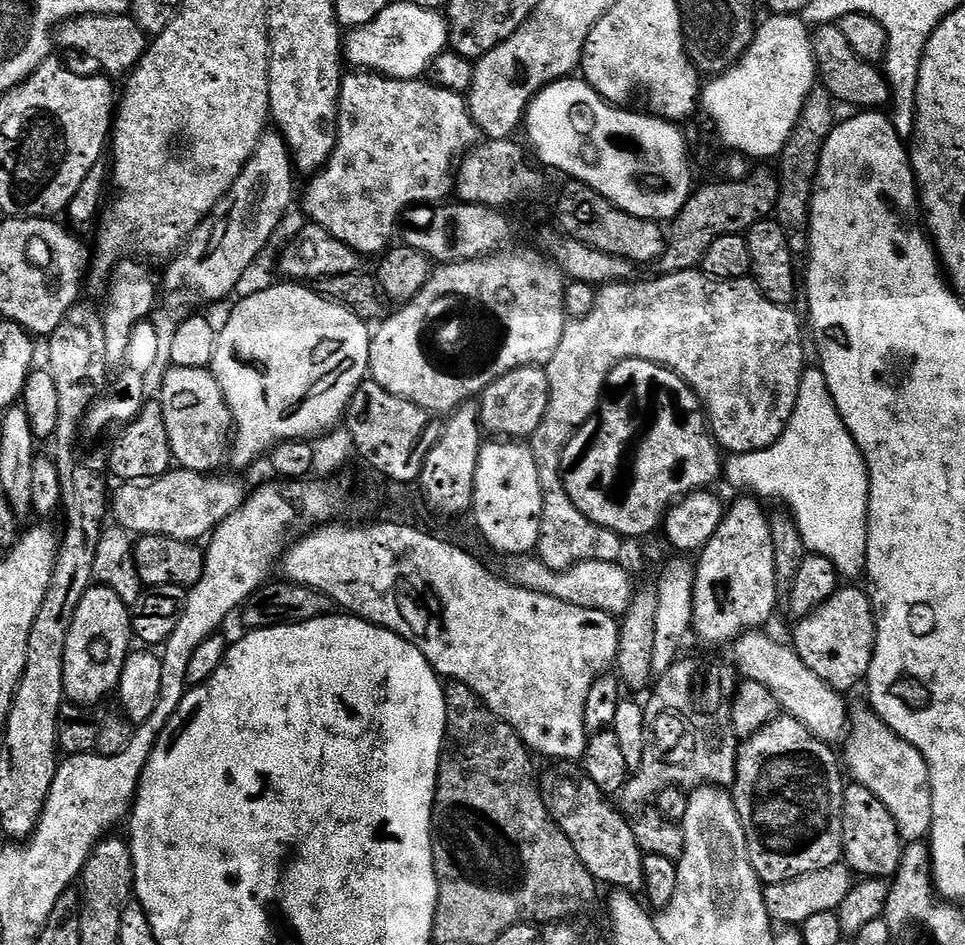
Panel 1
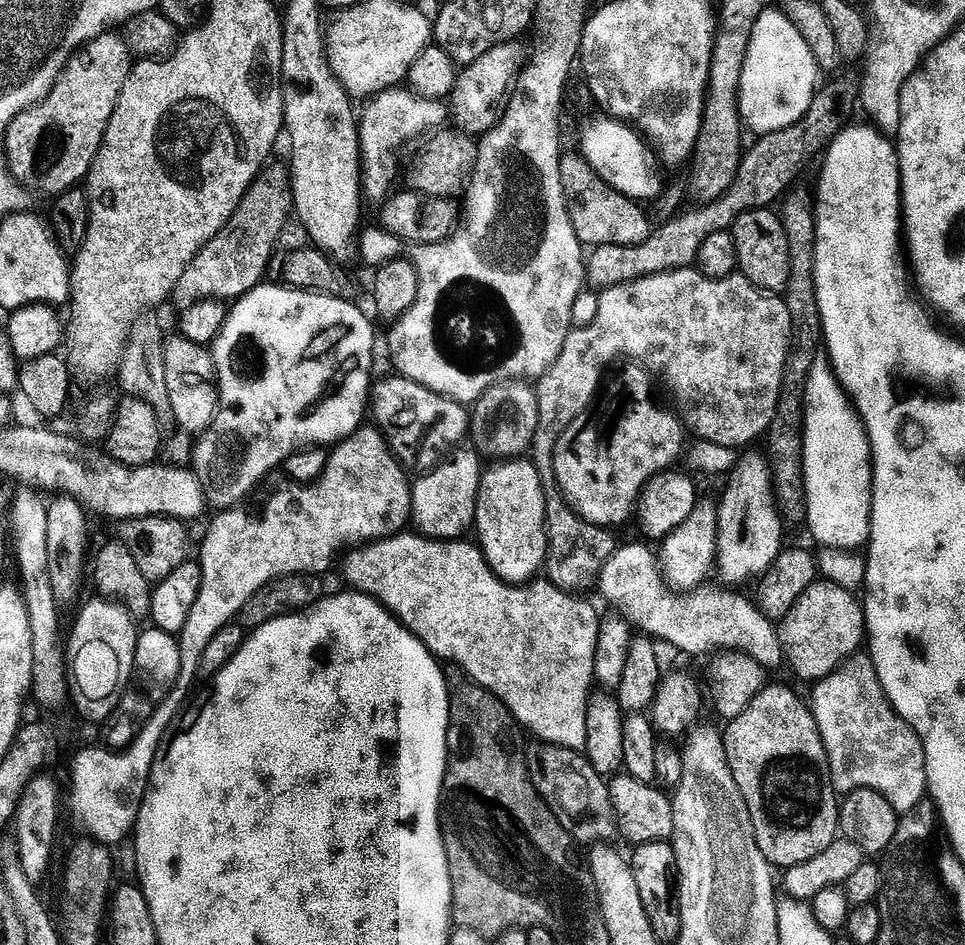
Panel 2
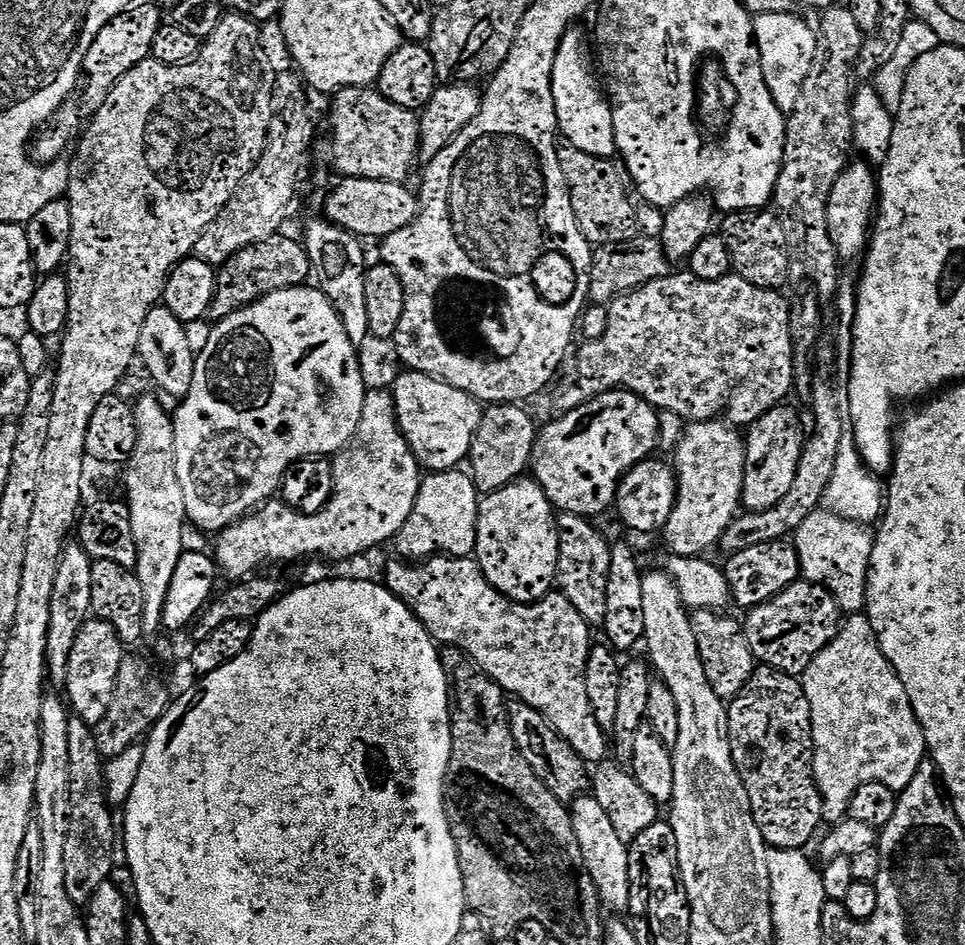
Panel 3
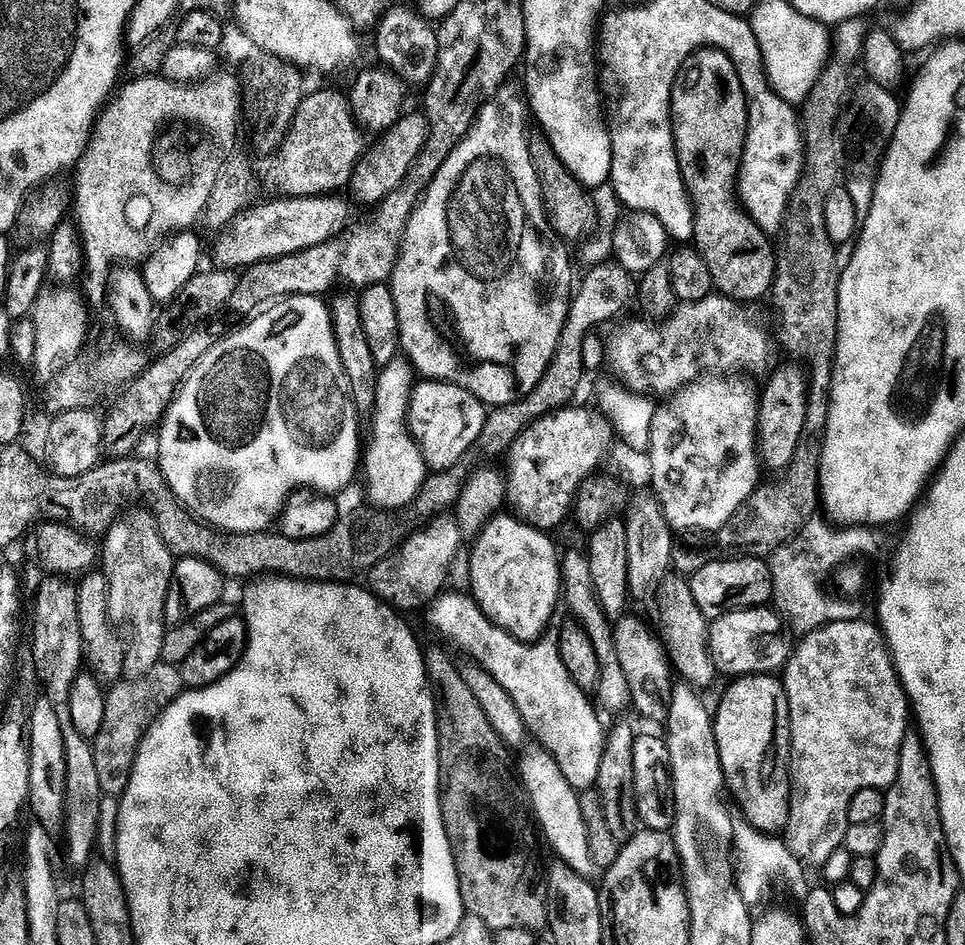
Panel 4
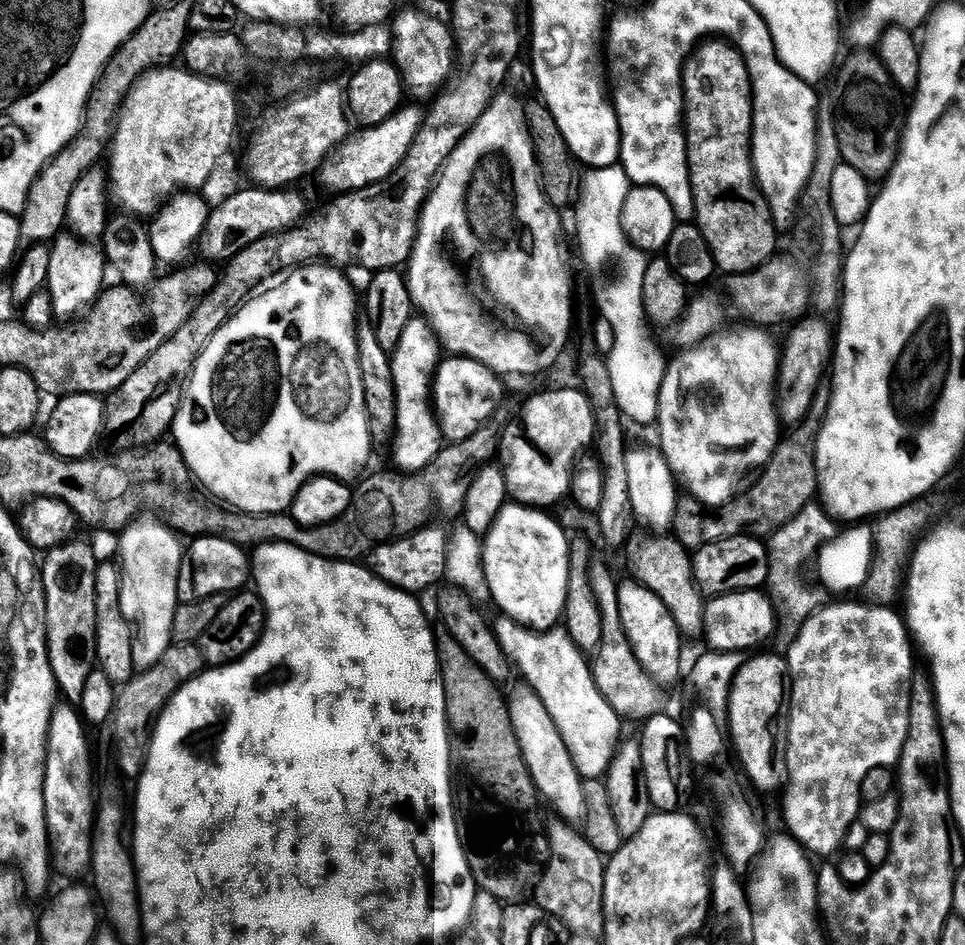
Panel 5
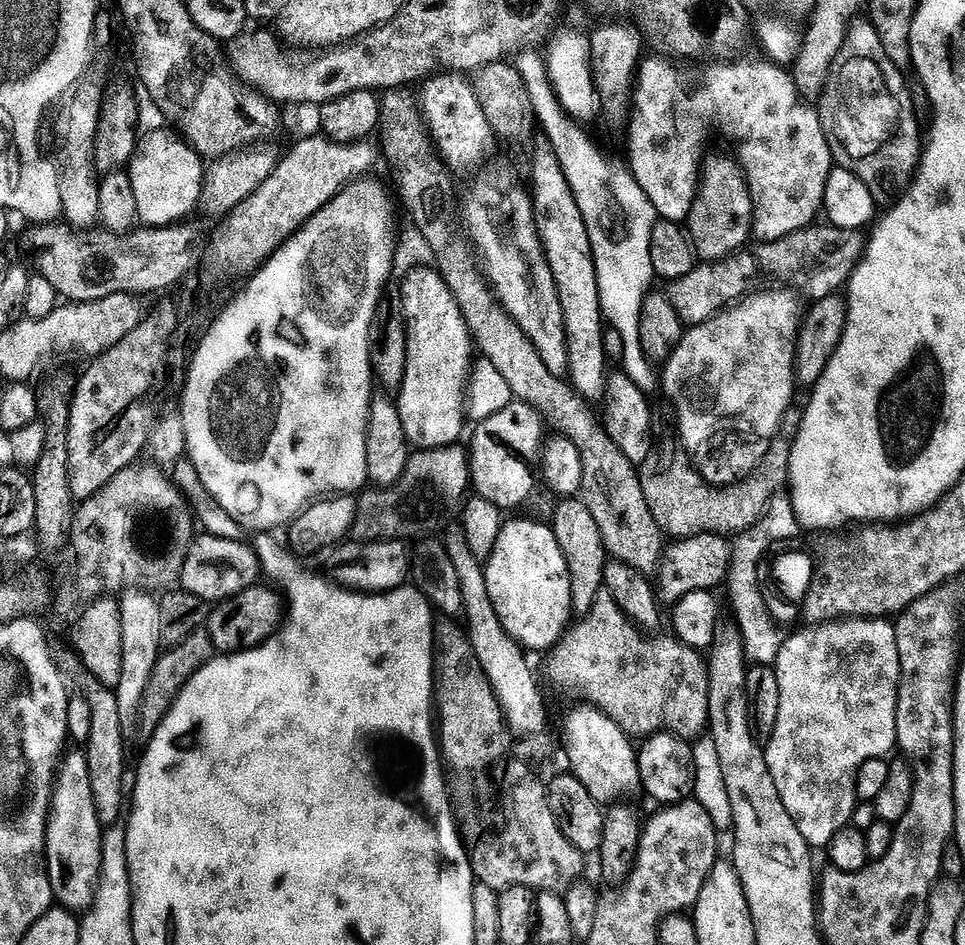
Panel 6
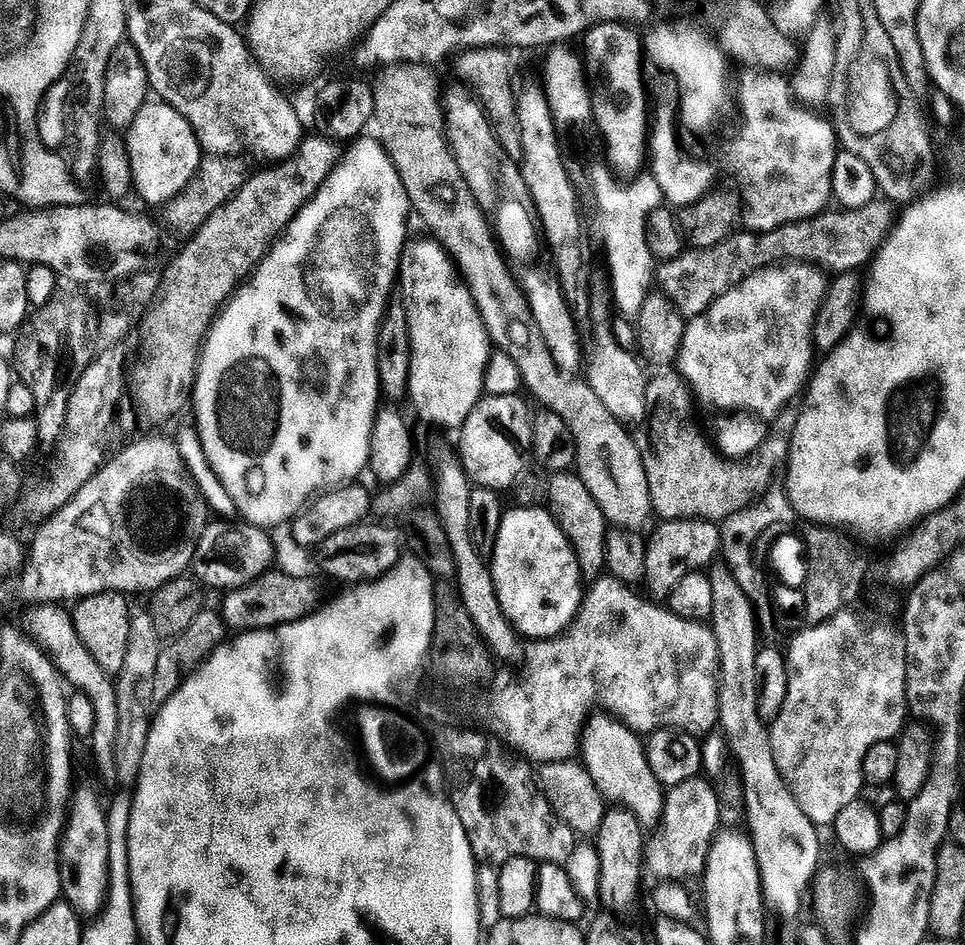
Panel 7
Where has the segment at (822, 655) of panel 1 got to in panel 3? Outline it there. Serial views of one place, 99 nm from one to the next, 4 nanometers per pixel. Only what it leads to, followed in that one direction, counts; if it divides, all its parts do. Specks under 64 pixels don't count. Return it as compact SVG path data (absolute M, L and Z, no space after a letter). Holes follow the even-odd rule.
M798 580L767 600L765 605L747 613L744 634L759 665L797 677L803 675L814 657L836 637L842 623L836 614L837 601L827 589ZM789 598L797 600L788 602Z

